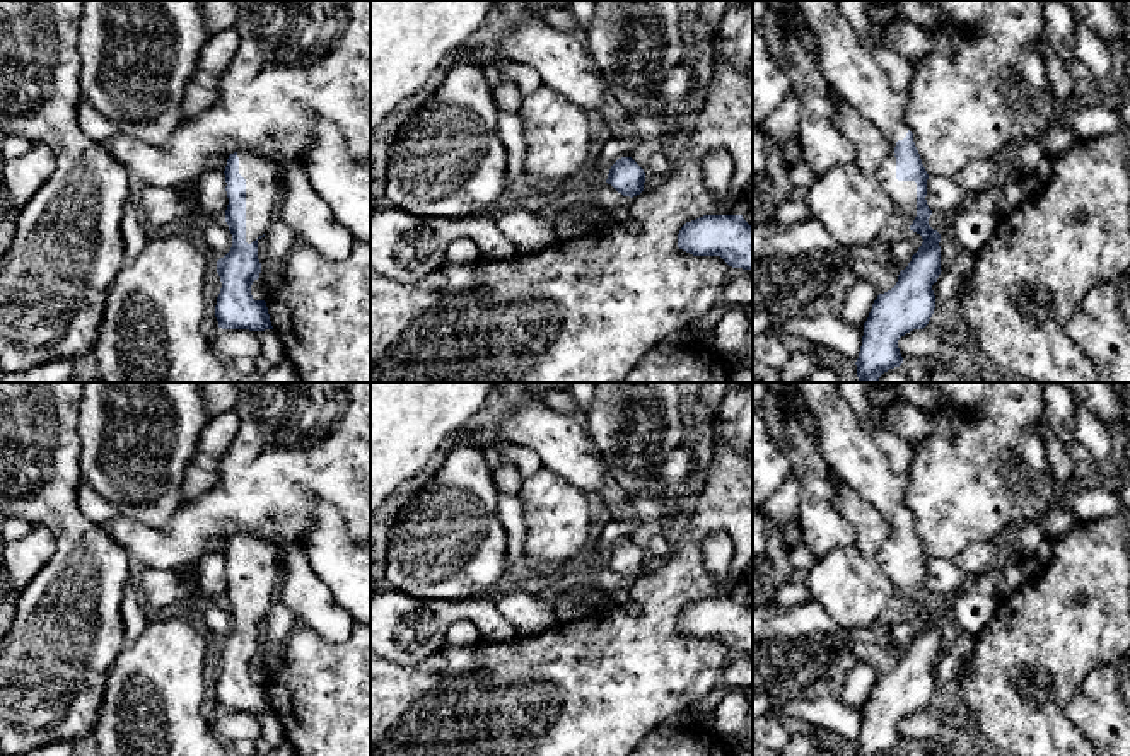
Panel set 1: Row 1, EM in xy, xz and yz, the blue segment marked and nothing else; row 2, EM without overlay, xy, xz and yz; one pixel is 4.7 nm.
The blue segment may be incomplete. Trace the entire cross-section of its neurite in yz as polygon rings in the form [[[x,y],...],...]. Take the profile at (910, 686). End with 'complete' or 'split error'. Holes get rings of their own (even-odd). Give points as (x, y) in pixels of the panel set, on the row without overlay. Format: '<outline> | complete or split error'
[[[785,382],[799,391],[818,422],[819,447],[831,474],[871,503],[889,524],[893,534],[879,550],[879,568],[906,599],[910,613],[923,625],[900,654],[896,667],[879,676],[864,705],[857,756],[884,756],[900,749],[903,739],[898,722],[923,712],[935,691],[932,667],[941,657],[941,616],[929,608],[929,556],[905,503],[908,474],[891,469],[886,454],[859,423],[836,382]]] | split error

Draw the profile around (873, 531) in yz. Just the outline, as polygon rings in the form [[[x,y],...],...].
[[[830,473],[835,488],[833,507],[857,531],[855,546],[864,555],[876,556],[893,534],[889,524],[859,493]]]

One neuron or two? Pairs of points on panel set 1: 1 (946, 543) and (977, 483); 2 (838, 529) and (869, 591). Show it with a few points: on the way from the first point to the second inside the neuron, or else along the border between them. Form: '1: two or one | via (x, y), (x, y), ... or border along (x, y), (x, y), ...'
1: one | via (946, 528), (951, 509), (961, 499)
2: two | border along (854, 545), (835, 546), (818, 558)

